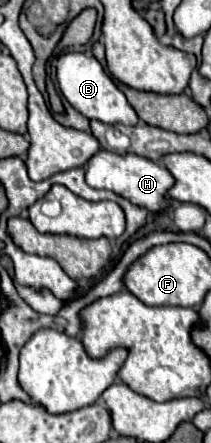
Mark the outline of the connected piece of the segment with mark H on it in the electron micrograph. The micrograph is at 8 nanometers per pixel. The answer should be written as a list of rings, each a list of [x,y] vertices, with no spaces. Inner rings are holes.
[[[100,150],[88,164],[86,164],[86,182],[92,188],[104,188],[112,190],[114,194],[130,200],[134,206],[140,206],[148,210],[150,214],[164,214],[170,208],[168,202],[168,190],[174,186],[172,174],[162,168],[160,164],[136,156],[136,154],[114,154],[108,150]]]

